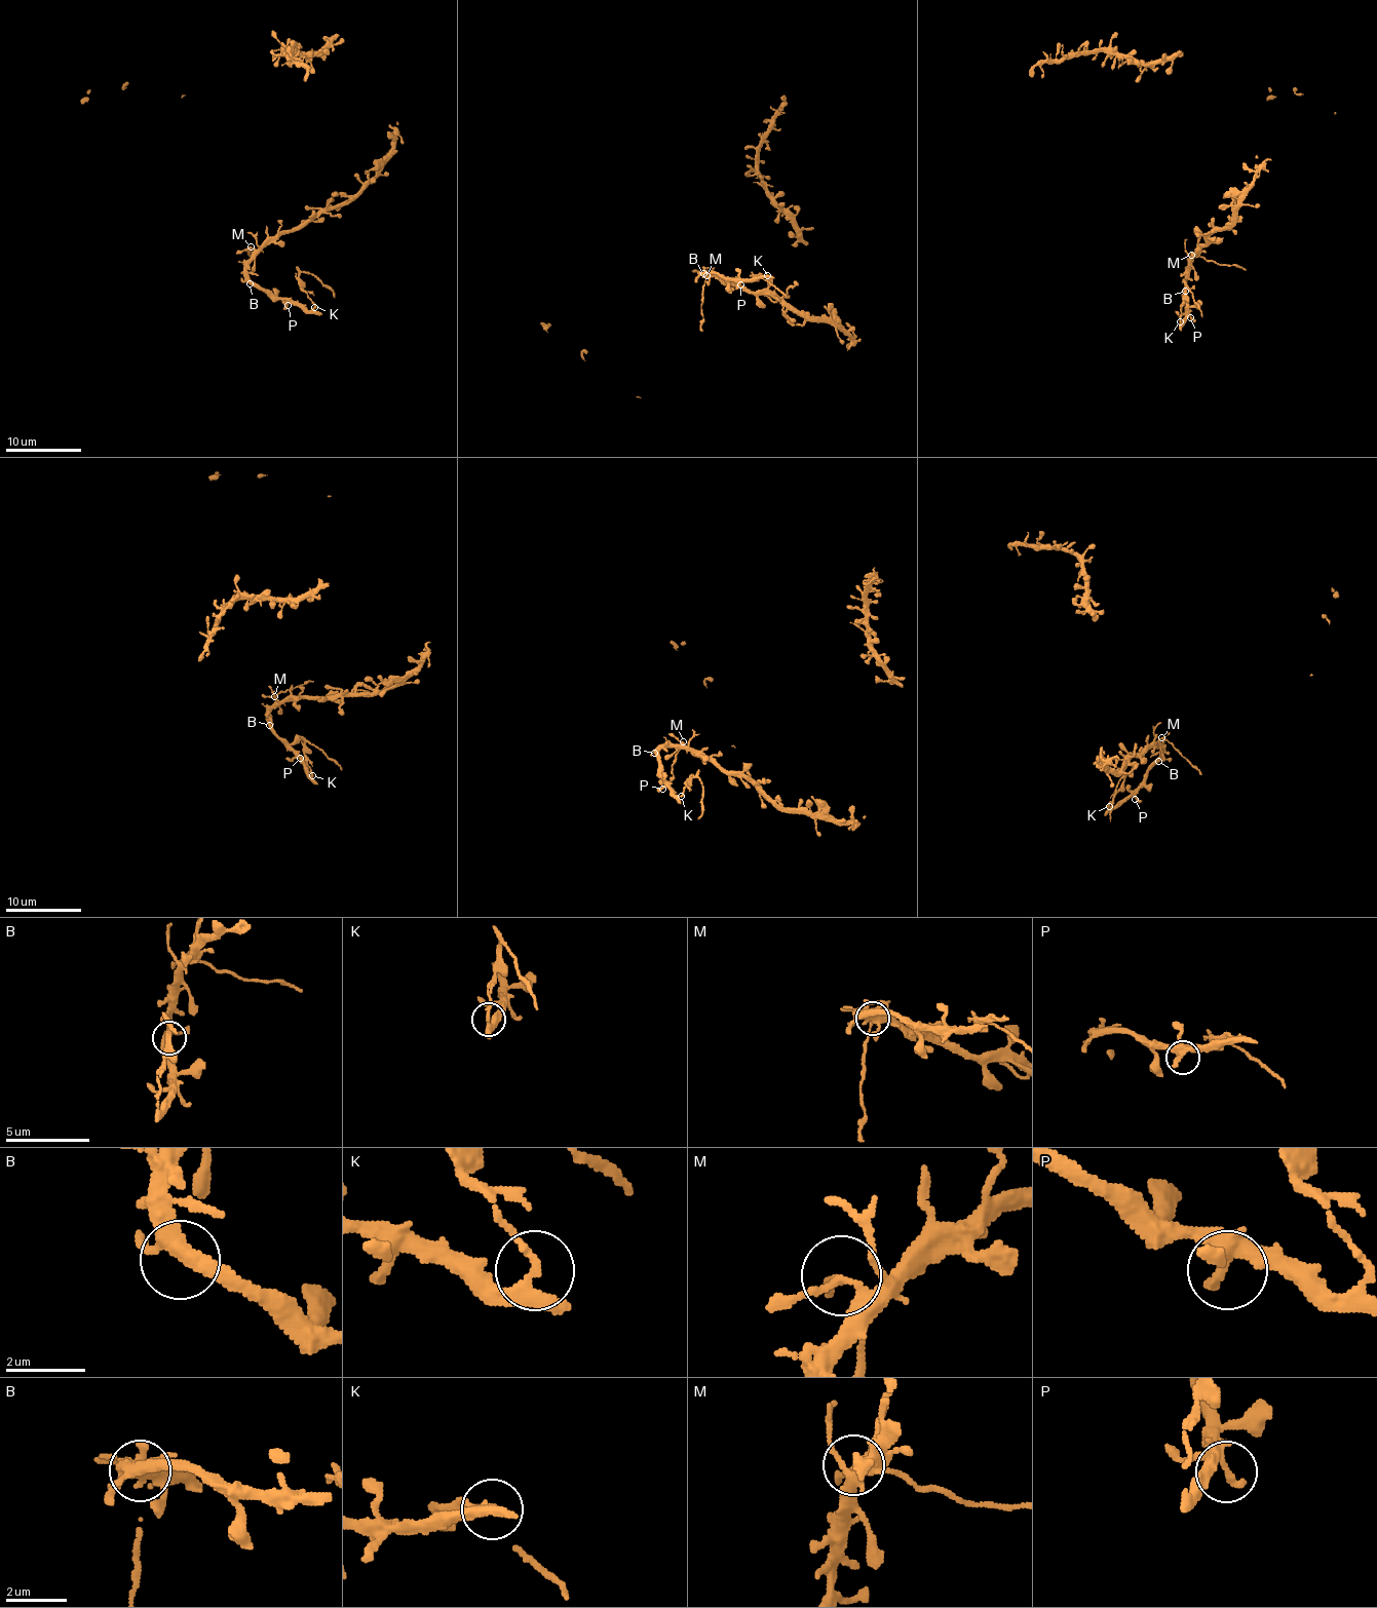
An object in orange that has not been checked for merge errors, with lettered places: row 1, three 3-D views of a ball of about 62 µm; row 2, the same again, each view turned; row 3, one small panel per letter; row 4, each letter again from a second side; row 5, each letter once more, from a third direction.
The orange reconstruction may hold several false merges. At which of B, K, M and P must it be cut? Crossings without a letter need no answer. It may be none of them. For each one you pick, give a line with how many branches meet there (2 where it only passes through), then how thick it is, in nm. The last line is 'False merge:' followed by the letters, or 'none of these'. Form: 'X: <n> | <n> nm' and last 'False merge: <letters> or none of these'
K: 3 | 240 nm
M: 3 | 160 nm
False merge: K, M

